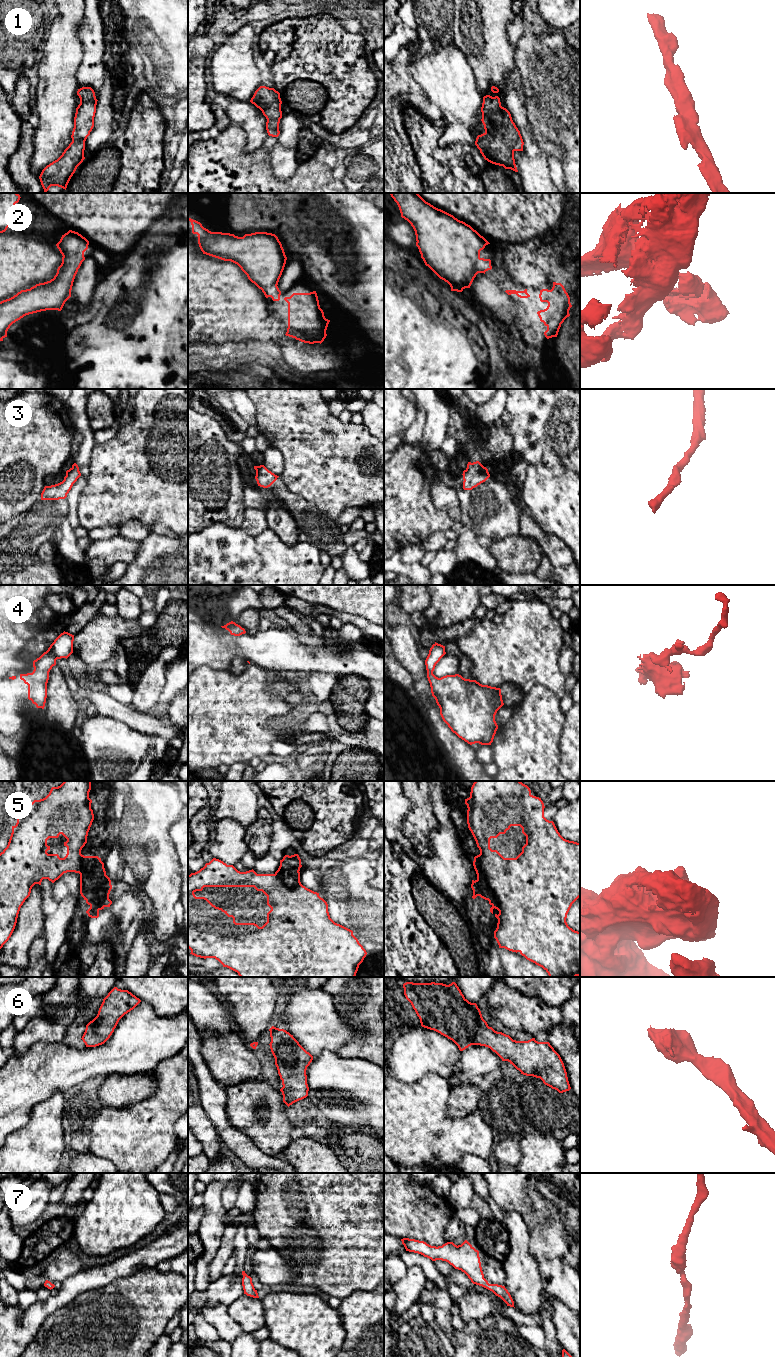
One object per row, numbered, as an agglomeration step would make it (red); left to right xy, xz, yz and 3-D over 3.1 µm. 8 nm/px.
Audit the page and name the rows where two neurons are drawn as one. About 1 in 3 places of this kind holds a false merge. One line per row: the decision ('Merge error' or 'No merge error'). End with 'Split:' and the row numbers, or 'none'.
1: No merge error
2: No merge error
3: No merge error
4: No merge error
5: Merge error
6: No merge error
7: No merge error
Split: 5

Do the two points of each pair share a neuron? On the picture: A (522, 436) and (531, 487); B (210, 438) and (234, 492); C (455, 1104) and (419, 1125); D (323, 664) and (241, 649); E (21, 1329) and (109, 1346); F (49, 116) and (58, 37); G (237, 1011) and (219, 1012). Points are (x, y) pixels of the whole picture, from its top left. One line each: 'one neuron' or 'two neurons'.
A: two neurons
B: one neuron
C: two neurons
D: one neuron
E: two neurons
F: one neuron
G: two neurons

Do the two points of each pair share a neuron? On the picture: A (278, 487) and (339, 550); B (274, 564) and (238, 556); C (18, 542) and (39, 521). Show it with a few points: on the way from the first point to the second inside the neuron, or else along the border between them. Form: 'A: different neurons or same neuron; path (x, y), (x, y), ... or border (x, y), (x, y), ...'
A: same neuron; path (293, 503), (324, 534)
B: different neurons; border (254, 538), (256, 550), (260, 558), (258, 574)
C: same neuron; path (23, 537), (34, 526)

